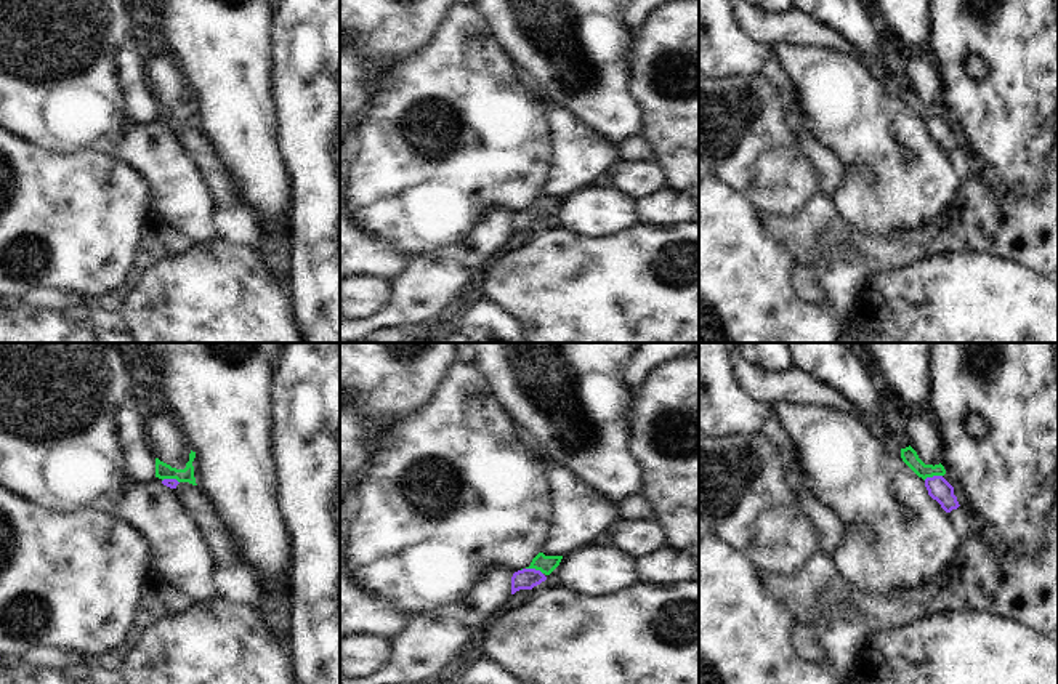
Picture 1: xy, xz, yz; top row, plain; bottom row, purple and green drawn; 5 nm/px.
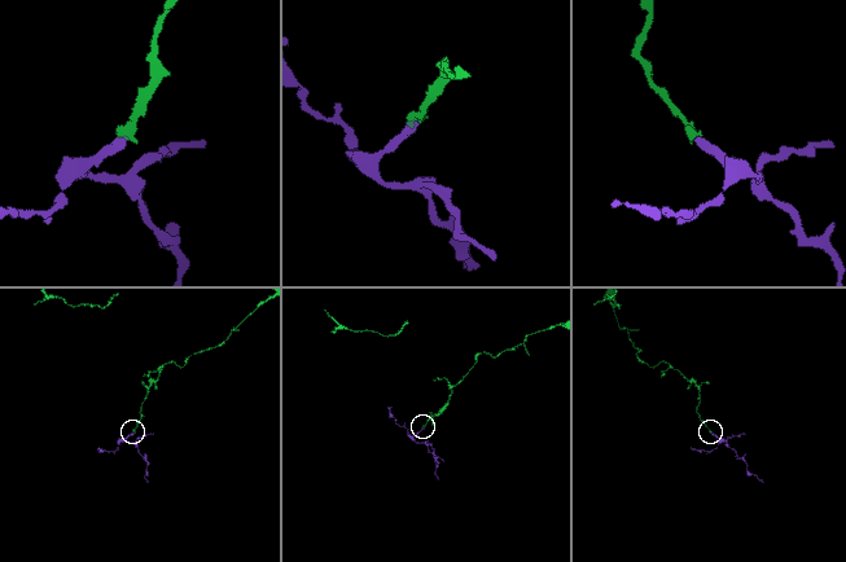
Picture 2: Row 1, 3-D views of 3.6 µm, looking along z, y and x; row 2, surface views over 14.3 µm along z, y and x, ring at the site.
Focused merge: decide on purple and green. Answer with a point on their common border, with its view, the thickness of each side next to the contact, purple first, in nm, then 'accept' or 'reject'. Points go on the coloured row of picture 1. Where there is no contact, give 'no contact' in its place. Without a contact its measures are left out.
yz (933, 476) | 110/80 nm | accept

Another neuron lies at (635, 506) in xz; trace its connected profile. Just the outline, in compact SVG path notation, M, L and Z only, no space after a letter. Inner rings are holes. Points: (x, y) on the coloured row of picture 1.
M632 495L617 505L620 519L654 519L654 508L641 495Z

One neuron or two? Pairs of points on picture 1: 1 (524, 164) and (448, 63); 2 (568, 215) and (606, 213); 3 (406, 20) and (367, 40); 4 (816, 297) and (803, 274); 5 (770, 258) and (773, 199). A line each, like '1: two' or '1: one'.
1: one
2: one
3: one
4: one
5: two

